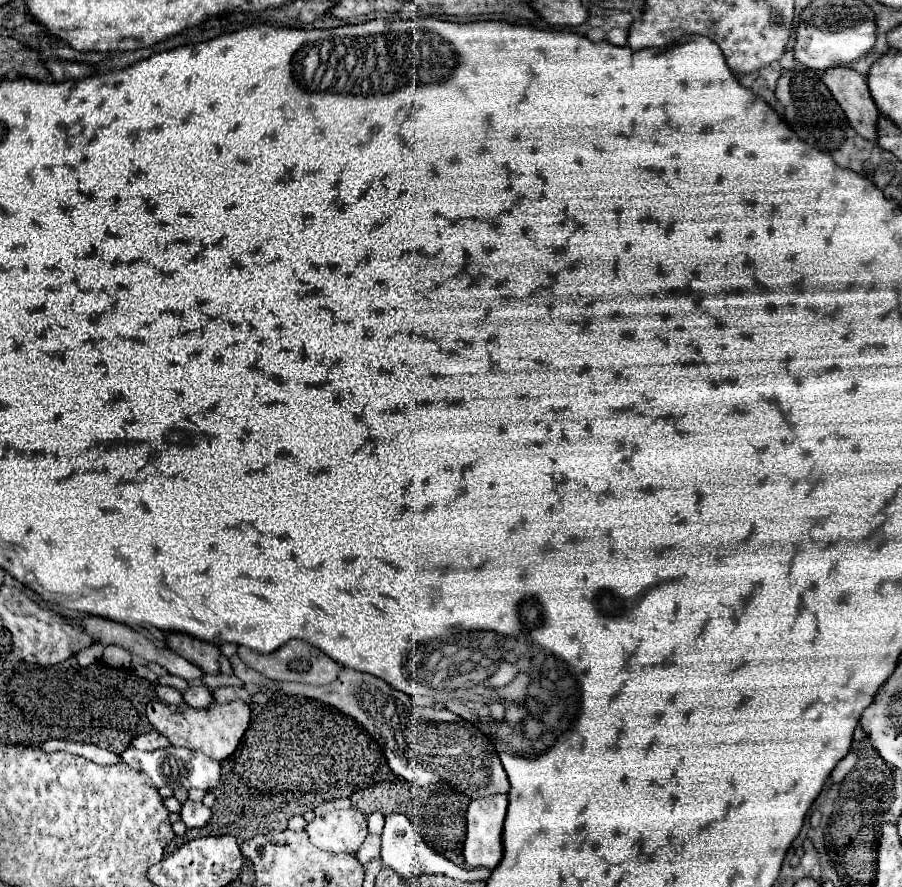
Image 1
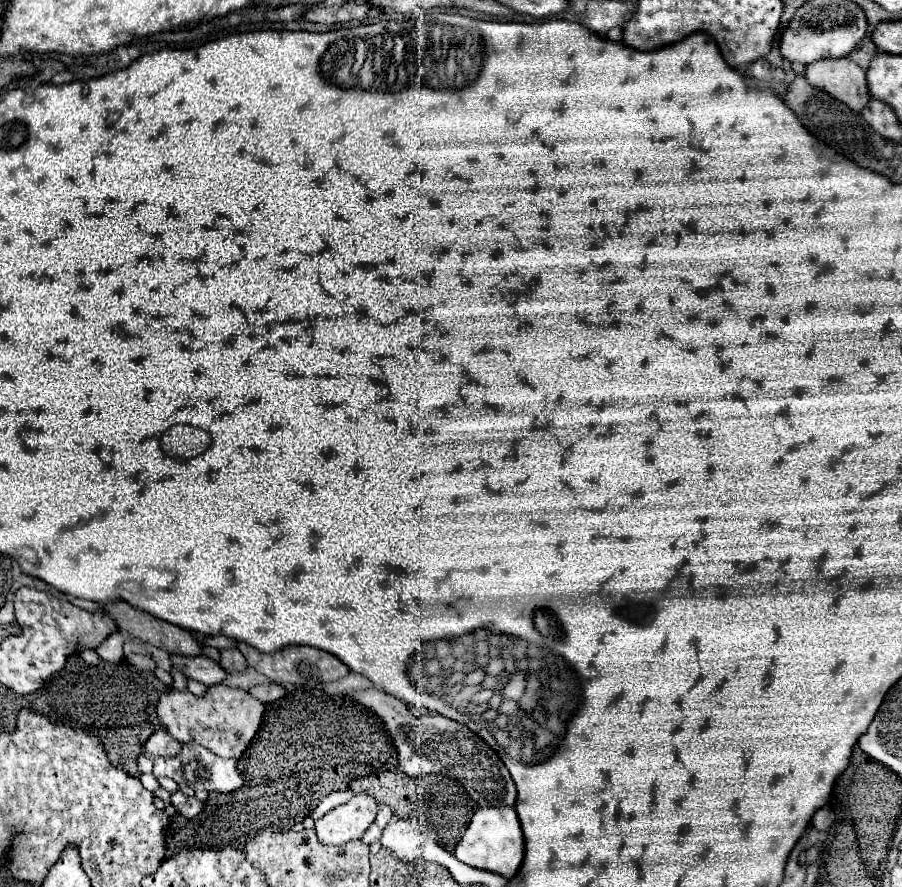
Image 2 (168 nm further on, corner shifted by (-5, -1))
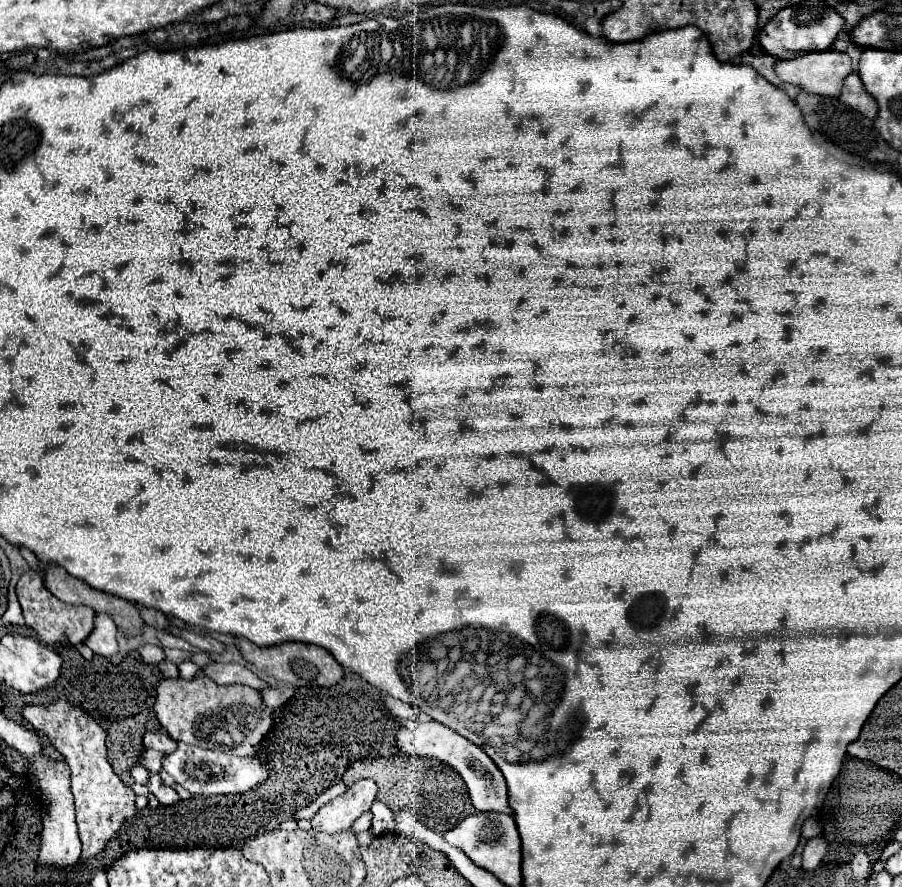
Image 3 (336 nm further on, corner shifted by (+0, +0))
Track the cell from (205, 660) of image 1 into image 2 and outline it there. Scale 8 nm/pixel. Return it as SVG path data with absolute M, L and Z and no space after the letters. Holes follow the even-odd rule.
M115 601L107 603L105 609L109 615L115 619L115 623L131 633L133 637L139 637L159 649L165 649L167 653L177 653L177 655L187 655L187 657L197 657L203 655L203 643L187 629L161 621L157 617L151 617L125 601Z

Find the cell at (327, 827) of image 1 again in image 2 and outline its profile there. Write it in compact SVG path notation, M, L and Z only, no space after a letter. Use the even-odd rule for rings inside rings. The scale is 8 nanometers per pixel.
M355 795L349 803L335 807L315 821L319 841L327 845L343 845L357 841L369 829L377 815L377 801L369 795Z

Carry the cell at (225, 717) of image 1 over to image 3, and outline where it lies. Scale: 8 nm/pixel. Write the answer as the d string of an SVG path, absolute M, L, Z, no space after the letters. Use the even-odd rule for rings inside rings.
M200 674L194 680L166 678L158 684L156 692L158 692L156 704L154 704L156 718L160 720L164 730L178 742L194 744L194 746L208 748L208 750L222 750L222 752L234 752L240 756L252 756L254 750L260 750L262 740L268 736L272 728L270 708L262 702L262 694L250 686L240 686L240 684L220 686L220 684L214 684L214 680Z

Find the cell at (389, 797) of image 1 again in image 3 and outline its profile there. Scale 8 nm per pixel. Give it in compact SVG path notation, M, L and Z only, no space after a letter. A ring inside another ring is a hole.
M398 754L398 756L378 756L378 758L358 758L358 762L350 762L344 774L344 784L350 786L358 778L372 778L378 784L378 800L380 802L396 802L398 790L420 790L420 802L426 806L434 806L440 812L440 816L450 816L450 824L446 830L454 828L460 820L460 792L466 792L466 786L462 786L462 778L458 778L454 766L448 762L438 762L432 758L414 758L412 754Z

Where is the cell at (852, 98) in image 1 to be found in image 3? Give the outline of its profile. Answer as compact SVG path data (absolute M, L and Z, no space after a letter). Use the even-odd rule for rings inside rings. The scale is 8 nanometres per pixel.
M838 50L810 52L794 60L778 60L774 72L780 80L798 84L806 92L838 96L844 76L852 72L852 62L848 54Z

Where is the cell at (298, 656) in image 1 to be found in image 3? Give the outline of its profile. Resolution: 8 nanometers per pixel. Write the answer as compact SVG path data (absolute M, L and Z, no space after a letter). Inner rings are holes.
M238 636L236 638L236 646L238 646L240 654L244 656L244 660L254 664L258 670L266 672L268 676L276 678L278 682L286 682L286 684L292 684L296 688L300 688L300 686L334 686L344 676L344 670L334 660L334 656L328 654L326 648L320 648L320 646L314 646L314 644L284 642L284 644L260 648L254 642L244 640L242 636Z

